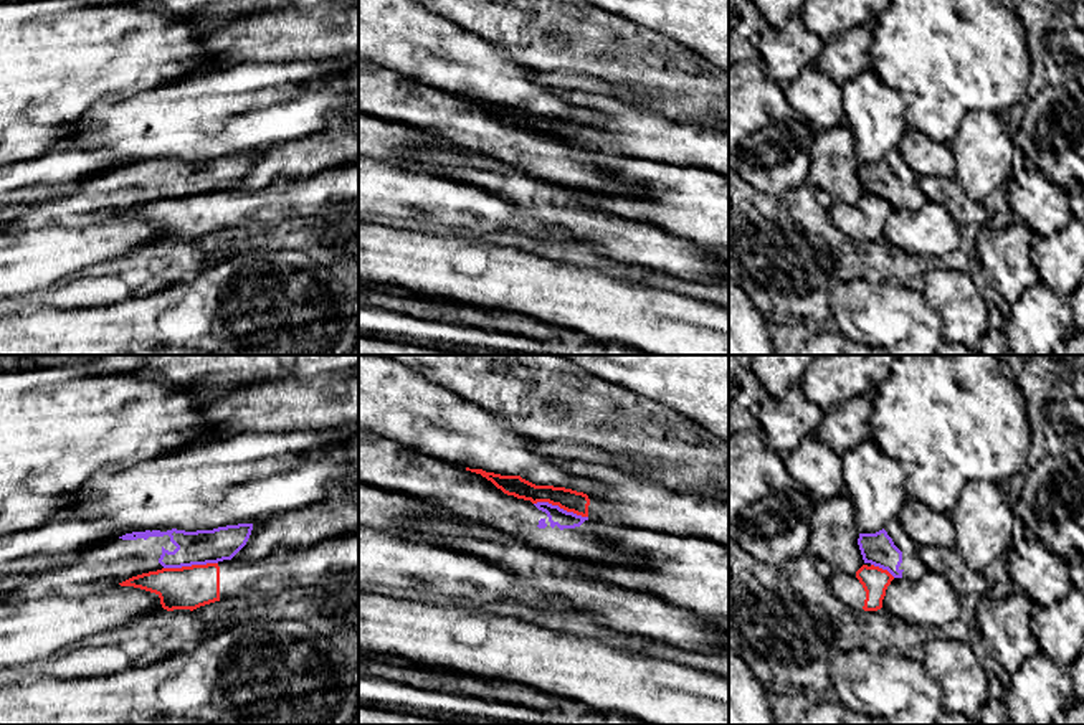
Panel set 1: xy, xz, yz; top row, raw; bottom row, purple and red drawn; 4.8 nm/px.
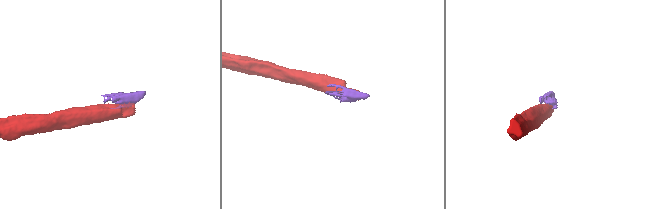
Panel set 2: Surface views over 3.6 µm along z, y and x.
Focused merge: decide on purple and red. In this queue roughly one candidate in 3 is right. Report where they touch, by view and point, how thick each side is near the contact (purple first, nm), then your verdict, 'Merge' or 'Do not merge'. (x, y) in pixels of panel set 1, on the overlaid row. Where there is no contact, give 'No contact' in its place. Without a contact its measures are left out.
Touches purple at xy (190, 565). Thickness 170 nm (purple) against 200 nm. Do not merge

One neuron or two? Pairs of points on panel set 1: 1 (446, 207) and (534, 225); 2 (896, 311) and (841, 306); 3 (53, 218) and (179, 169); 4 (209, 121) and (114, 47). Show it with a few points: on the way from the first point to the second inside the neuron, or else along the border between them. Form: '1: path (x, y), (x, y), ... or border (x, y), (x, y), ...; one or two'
1: path (468, 208), (513, 218); one
2: path (883, 311), (863, 311), (855, 306); one
3: path (85, 205), (131, 184), (147, 180); one
4: border (187, 76), (141, 90), (126, 98); two

